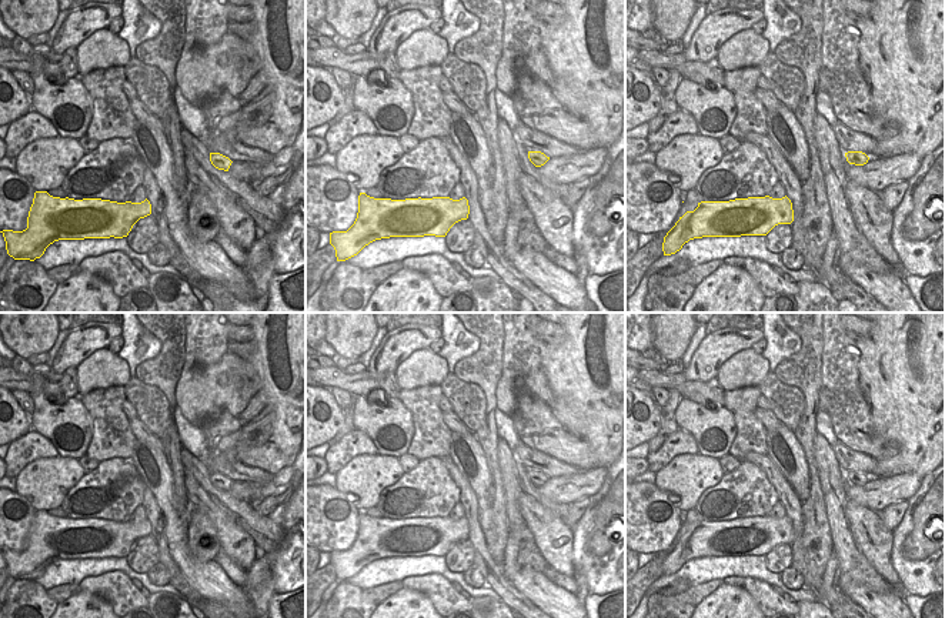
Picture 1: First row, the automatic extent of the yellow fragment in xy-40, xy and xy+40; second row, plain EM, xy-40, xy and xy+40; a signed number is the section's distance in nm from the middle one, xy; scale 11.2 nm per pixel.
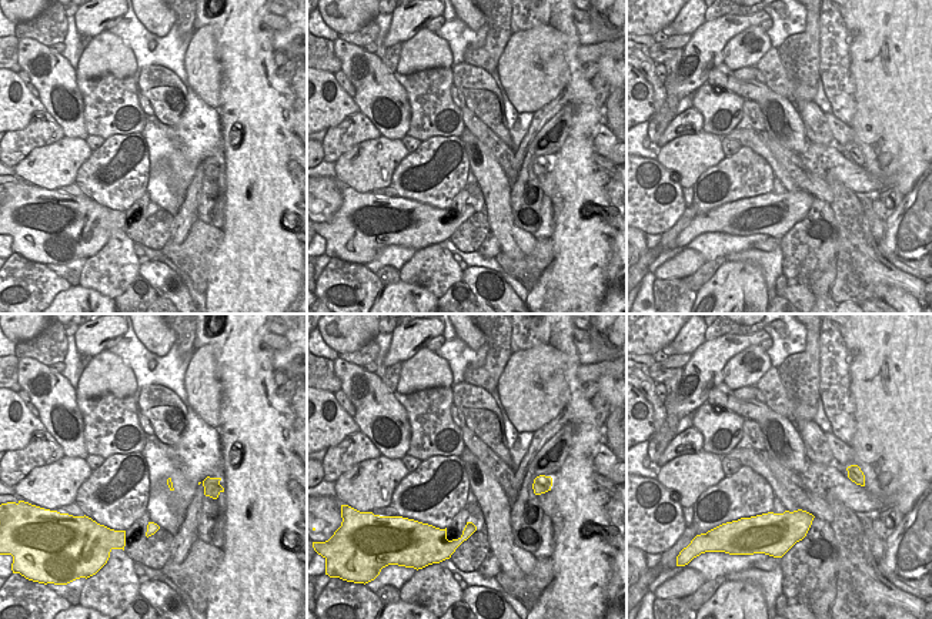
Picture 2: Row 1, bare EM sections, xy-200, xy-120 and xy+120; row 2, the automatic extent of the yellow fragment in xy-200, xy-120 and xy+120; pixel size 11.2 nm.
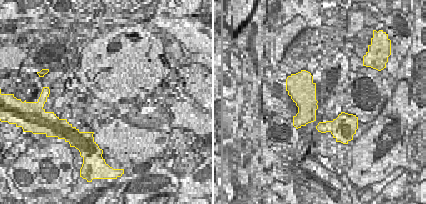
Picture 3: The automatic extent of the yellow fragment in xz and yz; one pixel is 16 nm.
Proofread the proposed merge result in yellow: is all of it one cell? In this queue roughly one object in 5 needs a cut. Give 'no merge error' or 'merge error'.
no merge error

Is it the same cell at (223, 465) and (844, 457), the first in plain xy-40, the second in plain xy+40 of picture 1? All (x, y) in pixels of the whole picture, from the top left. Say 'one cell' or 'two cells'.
one cell

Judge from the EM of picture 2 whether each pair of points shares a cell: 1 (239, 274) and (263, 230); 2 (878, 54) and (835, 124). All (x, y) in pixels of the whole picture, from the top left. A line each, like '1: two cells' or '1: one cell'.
1: one cell
2: two cells

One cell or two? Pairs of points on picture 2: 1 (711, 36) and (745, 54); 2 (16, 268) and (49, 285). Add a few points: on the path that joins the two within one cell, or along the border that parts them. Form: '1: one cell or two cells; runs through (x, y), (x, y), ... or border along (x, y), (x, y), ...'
1: two cells; border along (755, 26), (745, 27), (727, 43), (722, 62)
2: one cell; runs through (24, 277), (32, 284), (40, 284)

